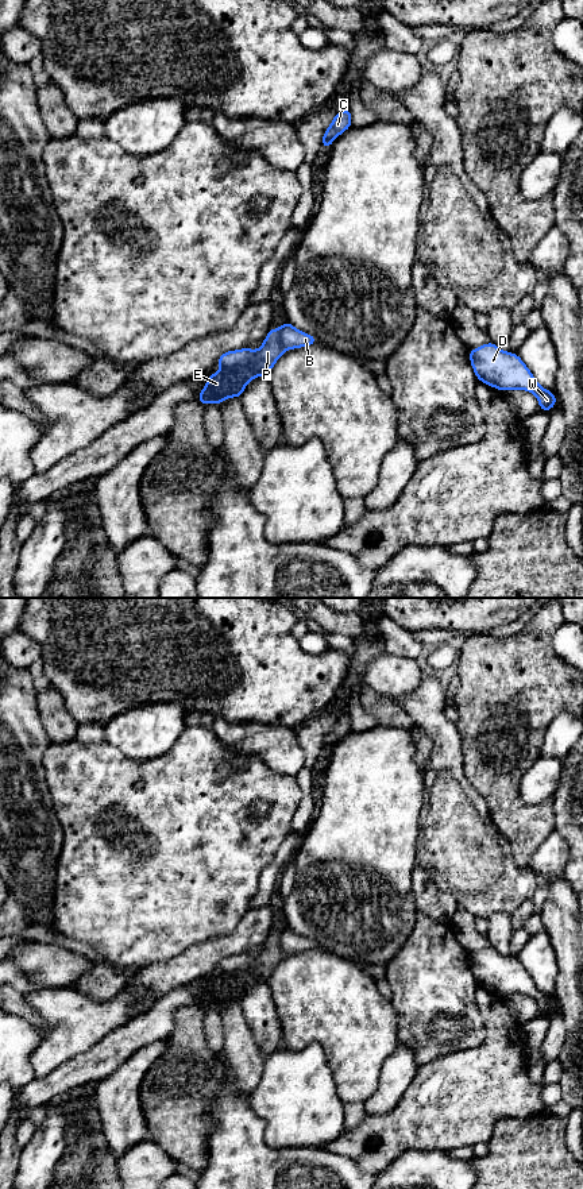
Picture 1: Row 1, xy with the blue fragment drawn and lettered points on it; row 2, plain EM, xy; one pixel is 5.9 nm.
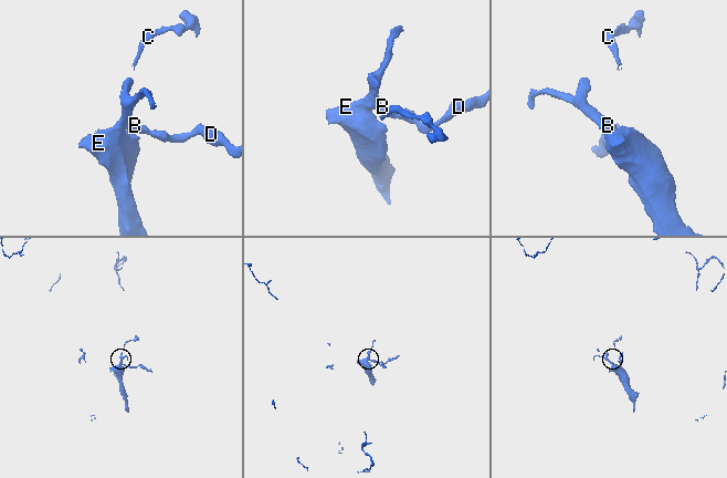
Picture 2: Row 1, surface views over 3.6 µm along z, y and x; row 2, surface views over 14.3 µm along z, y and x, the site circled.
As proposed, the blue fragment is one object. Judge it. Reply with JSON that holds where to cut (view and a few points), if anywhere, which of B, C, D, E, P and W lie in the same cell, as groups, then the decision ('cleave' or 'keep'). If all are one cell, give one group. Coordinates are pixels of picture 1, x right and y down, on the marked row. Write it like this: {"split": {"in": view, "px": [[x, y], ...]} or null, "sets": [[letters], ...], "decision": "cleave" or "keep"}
{"split": {"in": "xy", "px": [[257, 351], [240, 365], [223, 367]]}, "sets": [["B", "C", "D", "W"], ["E", "P"]], "decision": "cleave"}

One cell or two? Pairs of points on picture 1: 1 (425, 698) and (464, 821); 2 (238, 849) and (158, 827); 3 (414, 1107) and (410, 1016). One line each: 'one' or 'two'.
1: one
2: one
3: two

